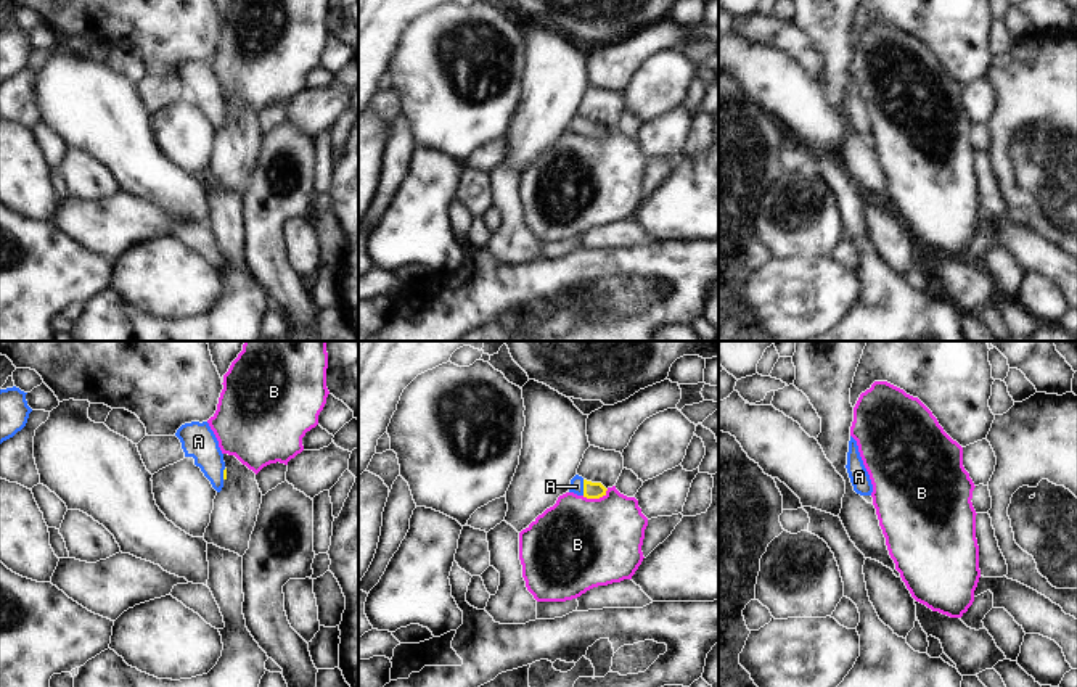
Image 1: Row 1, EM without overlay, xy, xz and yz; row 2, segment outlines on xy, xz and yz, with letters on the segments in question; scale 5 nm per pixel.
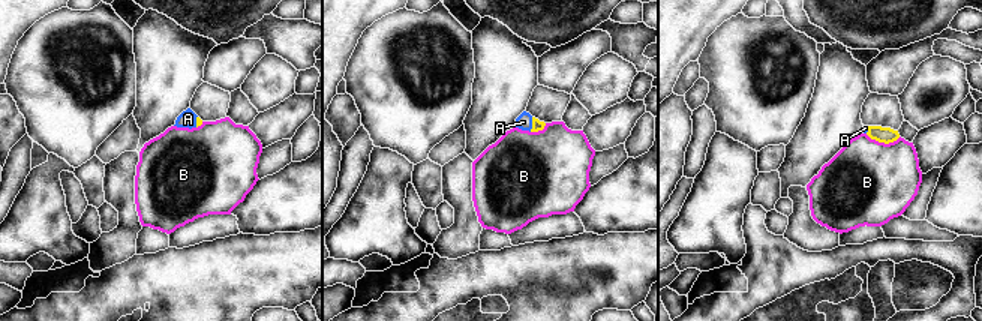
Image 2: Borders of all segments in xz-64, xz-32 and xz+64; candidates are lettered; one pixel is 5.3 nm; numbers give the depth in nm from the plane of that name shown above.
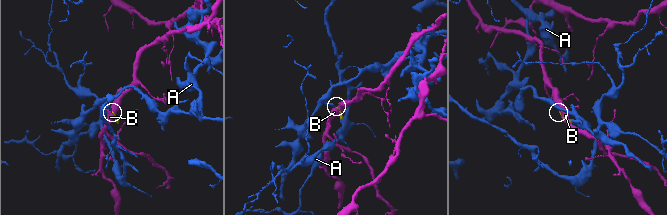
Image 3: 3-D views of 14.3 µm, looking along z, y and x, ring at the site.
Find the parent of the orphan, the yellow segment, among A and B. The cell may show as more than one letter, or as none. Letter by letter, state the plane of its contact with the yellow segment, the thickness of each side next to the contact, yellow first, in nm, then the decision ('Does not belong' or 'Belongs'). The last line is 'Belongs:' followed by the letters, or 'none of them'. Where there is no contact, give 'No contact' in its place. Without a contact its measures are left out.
A: Touches yellow in xz. Thickness 80 nm (yellow) against 70 nm. Belongs
B: Touches yellow in xz. Thickness 80 nm (yellow) against 460 nm. Does not belong
Belongs: A.

